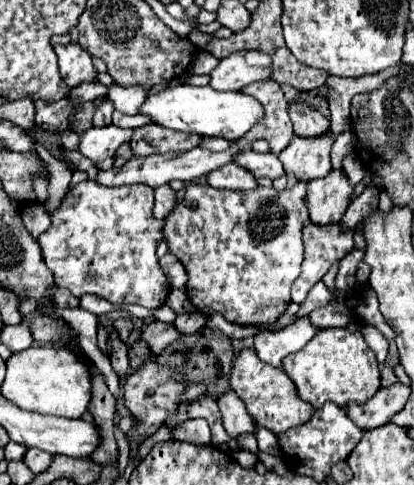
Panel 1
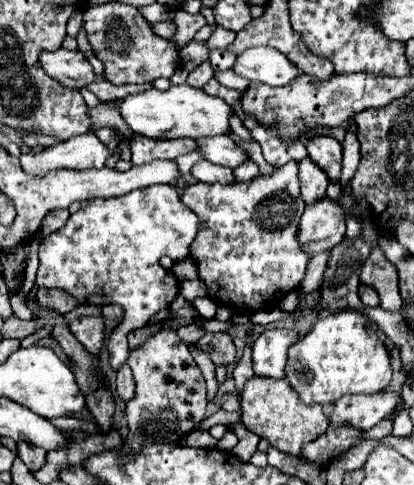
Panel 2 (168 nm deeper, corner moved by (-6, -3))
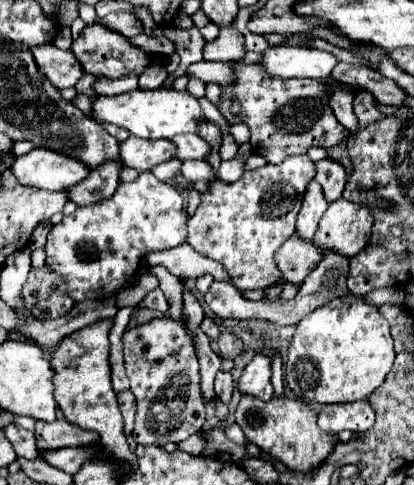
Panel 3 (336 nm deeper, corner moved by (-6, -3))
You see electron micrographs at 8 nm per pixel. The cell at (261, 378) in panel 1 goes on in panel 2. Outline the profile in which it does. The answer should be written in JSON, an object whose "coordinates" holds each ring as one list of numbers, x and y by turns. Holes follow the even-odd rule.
{"coordinates":[[254,376,242,390,242,424,260,438,266,438,270,446,290,456,300,456,302,446,316,440,328,430,328,418,322,406,306,406,286,380,272,380]]}

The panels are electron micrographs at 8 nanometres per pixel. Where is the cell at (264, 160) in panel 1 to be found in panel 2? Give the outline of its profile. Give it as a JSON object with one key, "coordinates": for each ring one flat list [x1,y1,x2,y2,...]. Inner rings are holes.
{"coordinates":[[228,136,224,138,198,138,196,140,196,150,210,162,234,168,248,160,248,154,238,148]]}

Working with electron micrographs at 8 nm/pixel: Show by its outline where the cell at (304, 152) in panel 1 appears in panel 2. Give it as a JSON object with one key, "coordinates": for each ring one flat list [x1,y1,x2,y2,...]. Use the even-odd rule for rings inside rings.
{"coordinates":[[310,158,300,160,300,186,302,186,302,200,306,206,318,202,326,196,328,188,328,176,316,168,316,164]]}

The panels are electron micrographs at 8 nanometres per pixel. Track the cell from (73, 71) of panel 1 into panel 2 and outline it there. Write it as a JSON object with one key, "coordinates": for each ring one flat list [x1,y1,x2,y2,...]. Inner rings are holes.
{"coordinates":[[60,48,54,52,42,52,40,64,48,76,68,88,84,88,94,80,90,62,78,50]]}

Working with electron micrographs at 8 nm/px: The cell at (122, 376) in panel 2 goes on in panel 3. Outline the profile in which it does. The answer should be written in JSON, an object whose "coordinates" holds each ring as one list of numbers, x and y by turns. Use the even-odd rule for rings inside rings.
{"coordinates":[[124,390,118,396,118,406,120,406,120,412,124,416,124,430,126,430,126,436,134,430,134,416,136,416,136,398,130,390]]}

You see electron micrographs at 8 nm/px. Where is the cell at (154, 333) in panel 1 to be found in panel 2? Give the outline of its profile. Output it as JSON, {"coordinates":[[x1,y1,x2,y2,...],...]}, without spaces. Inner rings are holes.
{"coordinates":[[188,324,188,326,180,326,178,328,178,336,184,340,184,342,198,342,202,336,206,334,206,330,202,328,202,326,198,326,198,324]]}

